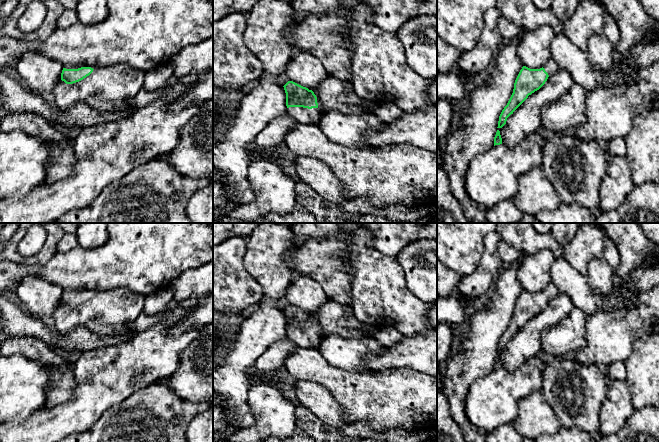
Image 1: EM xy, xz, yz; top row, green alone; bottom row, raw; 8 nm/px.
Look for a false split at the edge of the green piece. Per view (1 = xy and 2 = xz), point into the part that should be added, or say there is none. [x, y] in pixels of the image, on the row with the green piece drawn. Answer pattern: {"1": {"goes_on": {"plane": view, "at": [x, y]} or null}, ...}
{"1": {"goes_on": {"plane": "xy", "at": [69, 66]}}, "2": {"goes_on": {"plane": "xz", "at": [302, 115]}}}

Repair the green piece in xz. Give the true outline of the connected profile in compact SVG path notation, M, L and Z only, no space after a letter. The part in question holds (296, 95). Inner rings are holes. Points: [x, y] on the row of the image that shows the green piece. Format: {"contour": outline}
{"contour": "M293 81L284 86L288 113L302 124L317 124L323 113L318 109L317 97L312 90Z"}

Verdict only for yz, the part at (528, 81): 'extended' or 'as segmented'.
extended

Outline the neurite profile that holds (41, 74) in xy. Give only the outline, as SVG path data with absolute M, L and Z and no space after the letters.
M26 52L15 67L16 75L31 91L50 97L61 79L64 65L41 53Z

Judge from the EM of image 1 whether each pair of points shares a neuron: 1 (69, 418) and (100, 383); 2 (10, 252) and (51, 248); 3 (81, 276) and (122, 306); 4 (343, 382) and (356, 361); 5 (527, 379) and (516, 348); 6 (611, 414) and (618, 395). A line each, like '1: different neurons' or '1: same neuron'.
1: same neuron
2: same neuron
3: different neurons
4: different neurons
5: different neurons
6: same neuron

